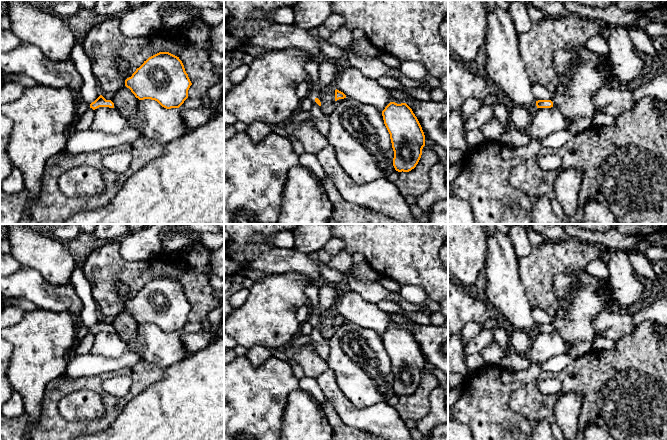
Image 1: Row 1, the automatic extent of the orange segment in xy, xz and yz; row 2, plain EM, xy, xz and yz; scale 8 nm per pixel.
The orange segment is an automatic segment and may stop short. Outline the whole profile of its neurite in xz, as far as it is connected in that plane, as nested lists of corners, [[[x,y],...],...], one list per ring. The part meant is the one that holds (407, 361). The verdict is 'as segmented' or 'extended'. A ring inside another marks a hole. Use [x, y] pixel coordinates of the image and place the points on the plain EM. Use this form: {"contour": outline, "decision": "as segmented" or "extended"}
{"contour": [[[395,326],[385,331],[382,340],[390,358],[395,394],[411,395],[418,388],[425,370],[425,359],[417,341],[406,327]]], "decision": "as segmented"}

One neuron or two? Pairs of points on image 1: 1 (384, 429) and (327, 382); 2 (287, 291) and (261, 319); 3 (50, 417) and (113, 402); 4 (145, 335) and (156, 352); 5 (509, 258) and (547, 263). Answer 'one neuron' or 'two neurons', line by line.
1: one neuron
2: one neuron
3: one neuron
4: one neuron
5: two neurons

